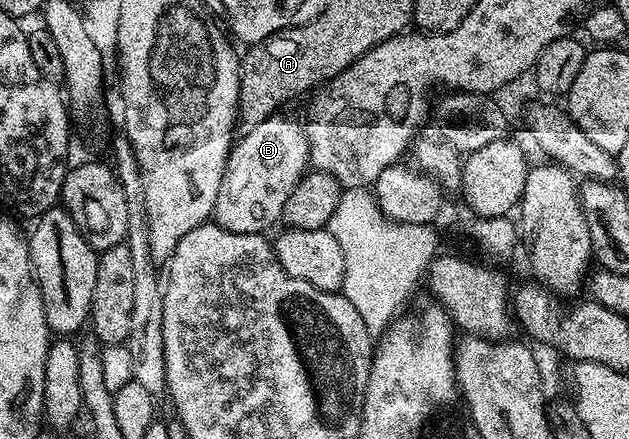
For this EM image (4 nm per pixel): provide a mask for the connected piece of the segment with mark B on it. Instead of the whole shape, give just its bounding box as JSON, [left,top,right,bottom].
[213,118,310,234]

